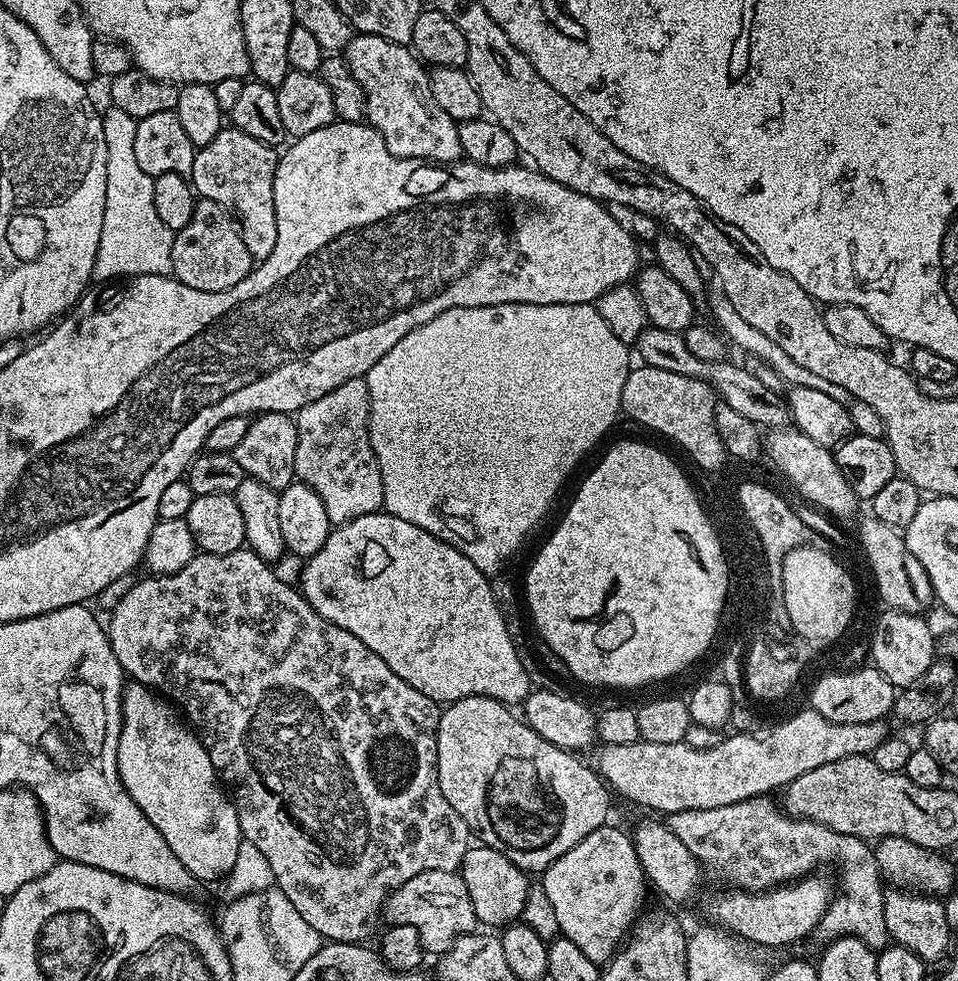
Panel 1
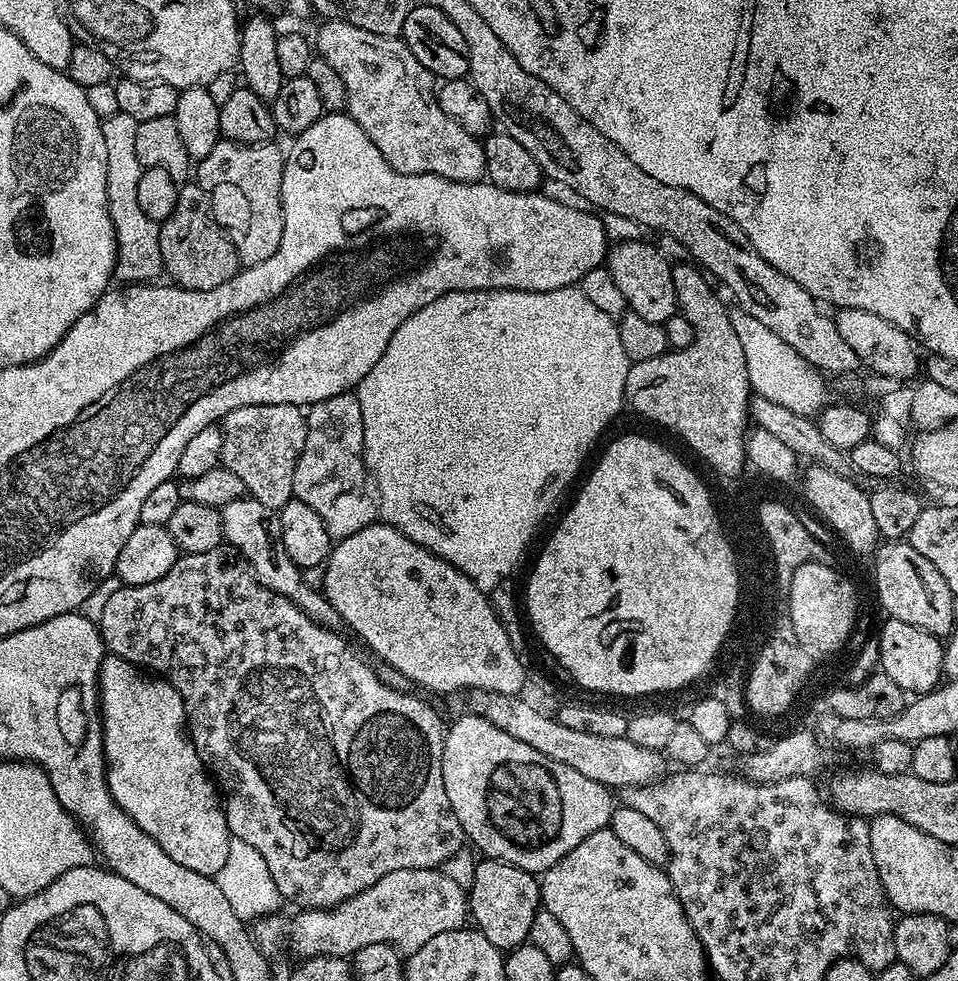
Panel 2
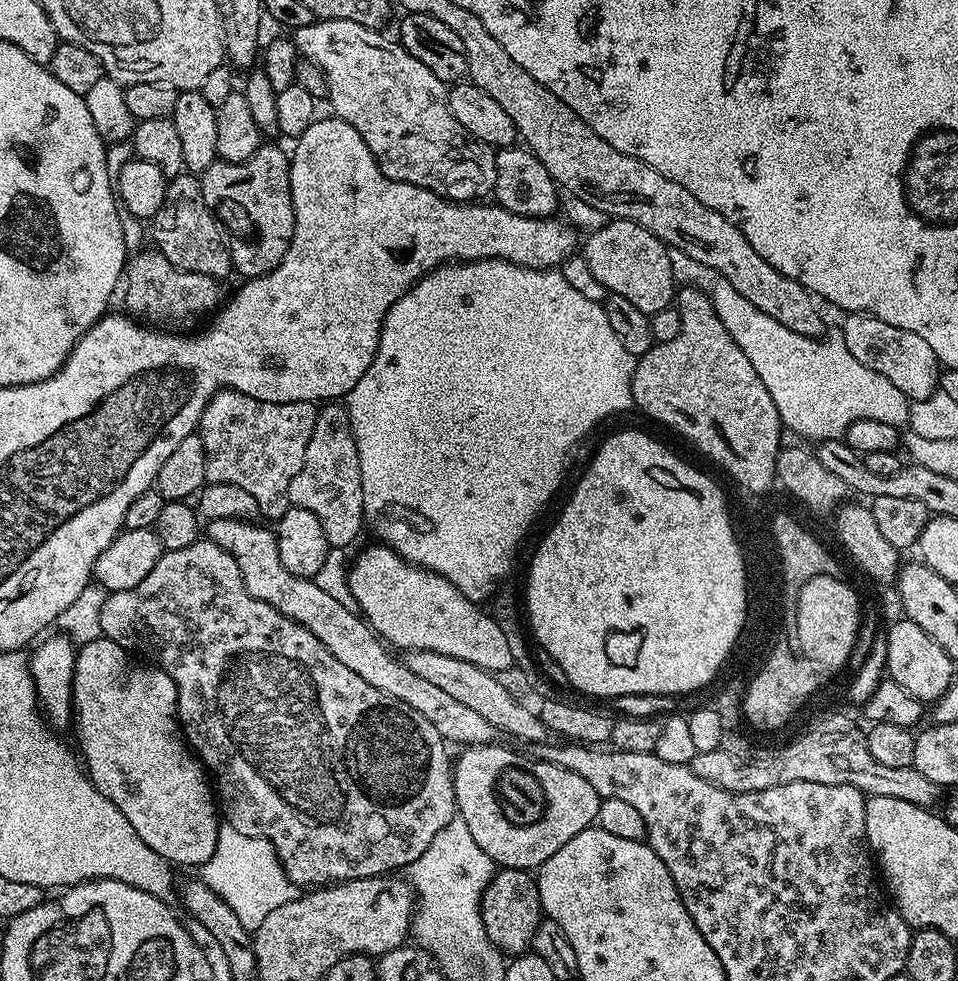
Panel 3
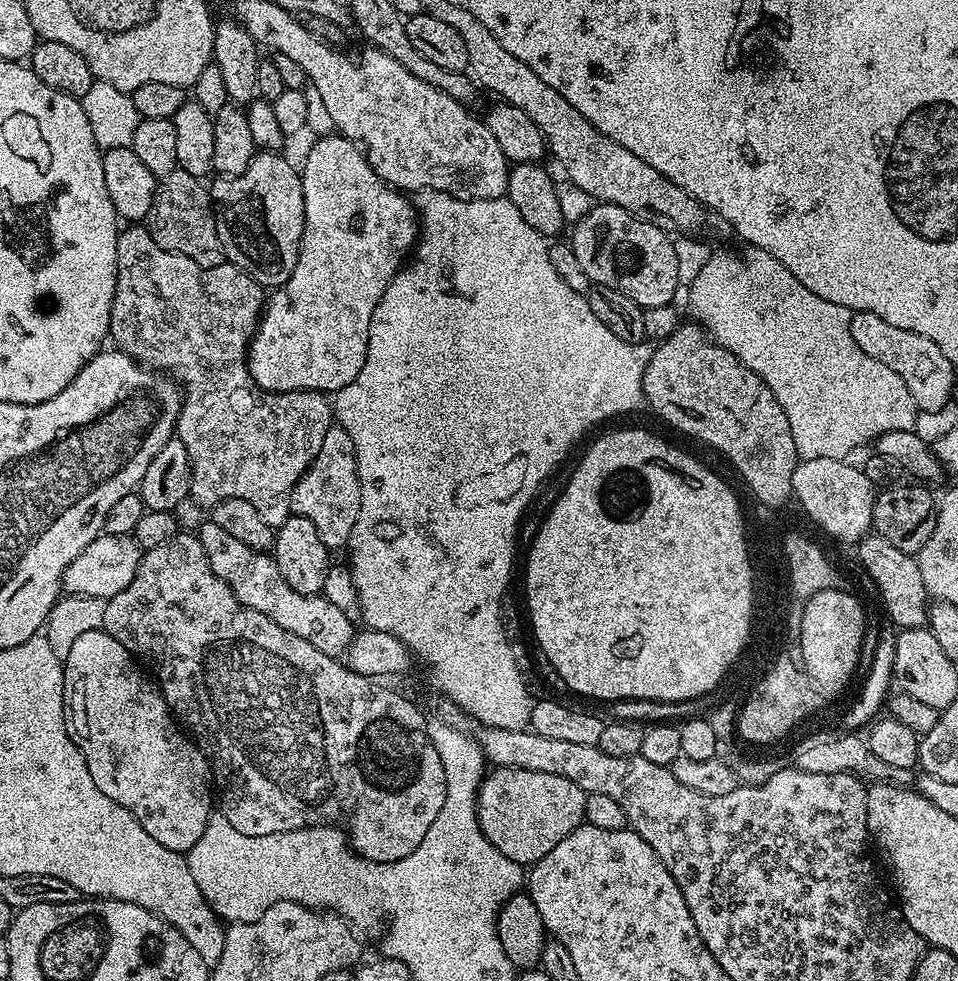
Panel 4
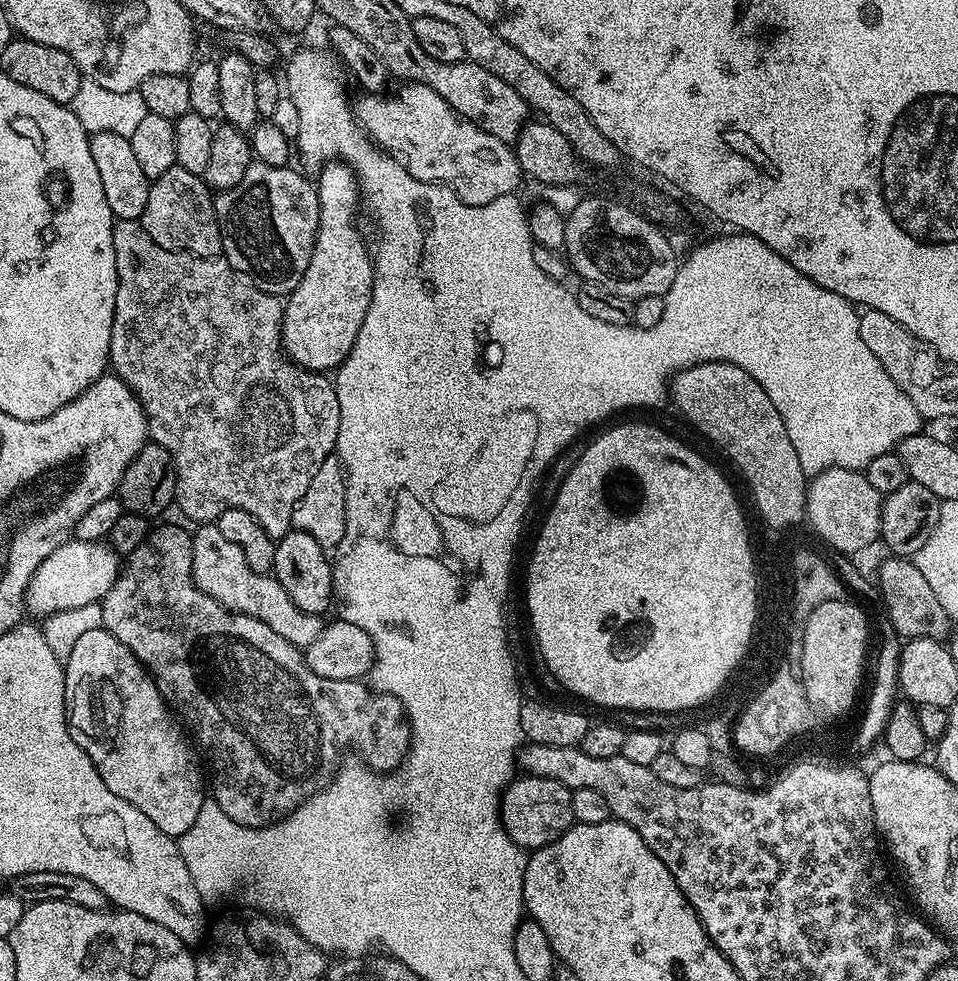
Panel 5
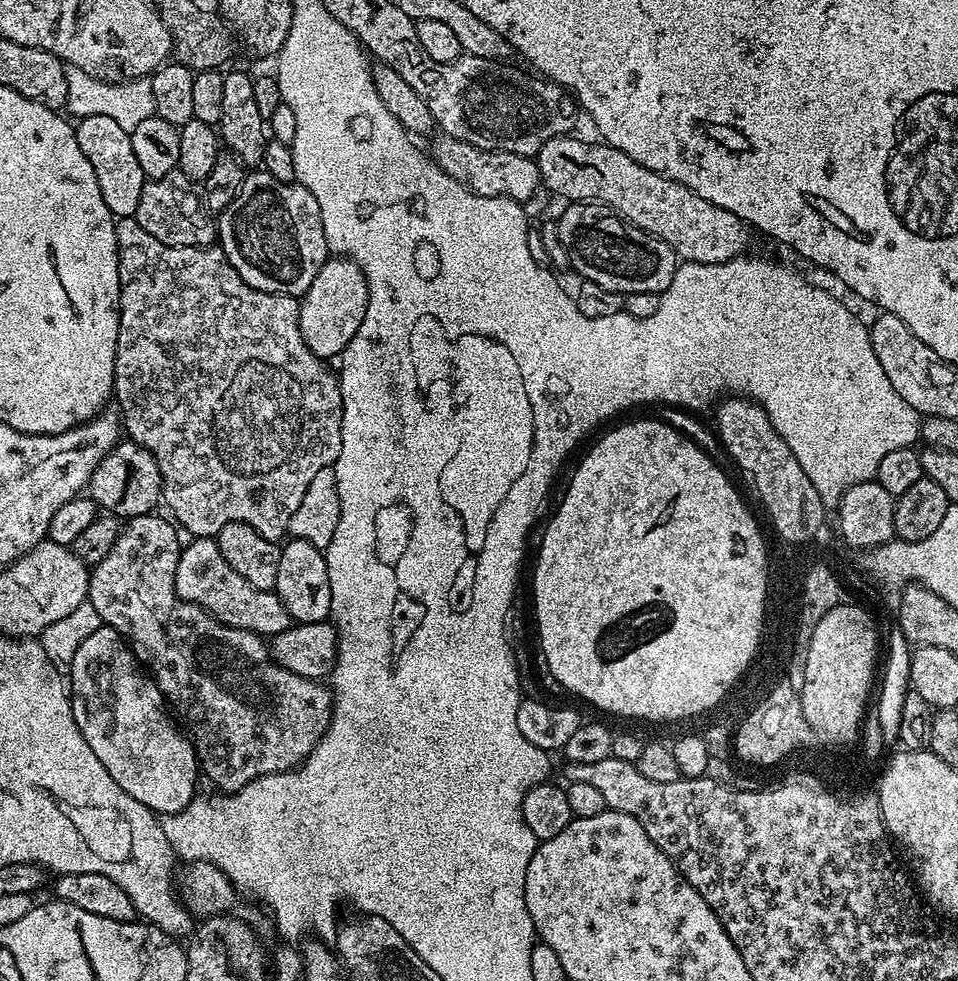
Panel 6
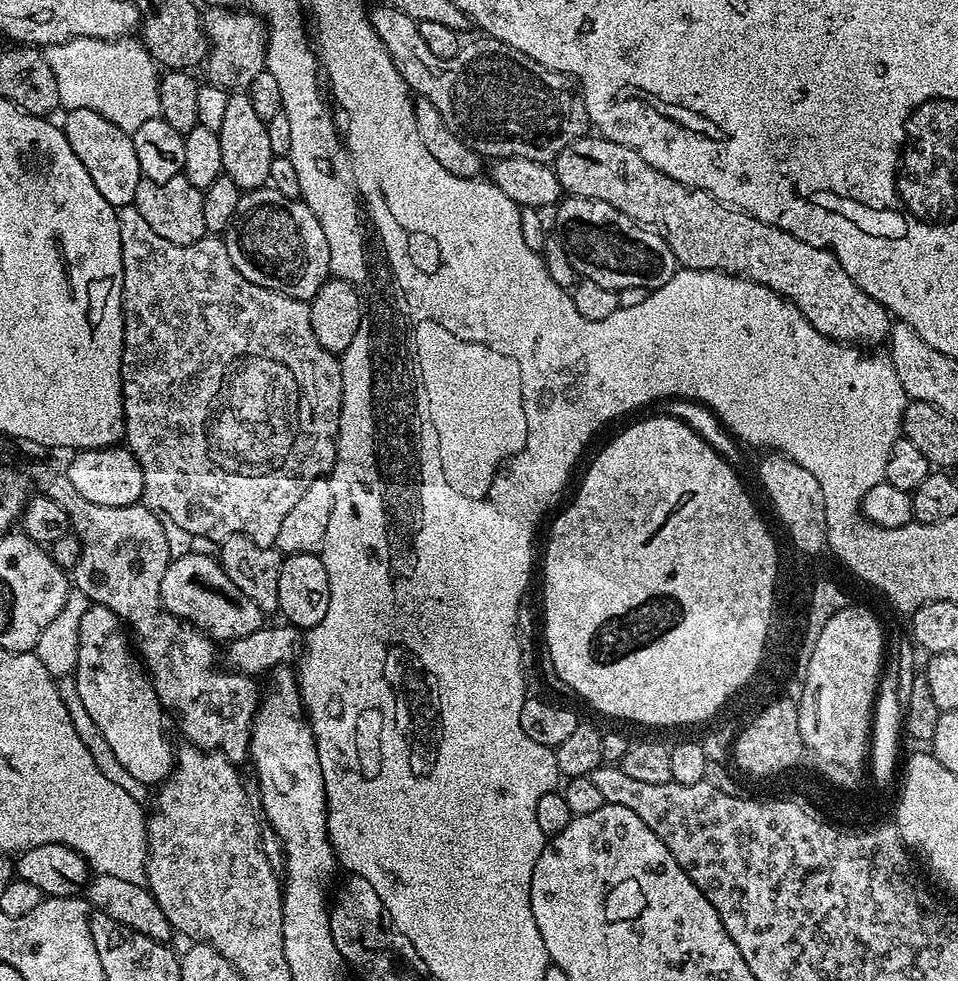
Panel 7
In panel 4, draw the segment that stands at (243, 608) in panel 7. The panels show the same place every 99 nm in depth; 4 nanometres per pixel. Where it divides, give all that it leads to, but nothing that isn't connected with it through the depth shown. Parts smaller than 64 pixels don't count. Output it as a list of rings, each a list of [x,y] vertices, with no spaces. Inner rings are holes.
[[[211,518],[205,519],[205,524],[198,529],[198,535],[202,542],[202,550],[206,550],[210,570],[214,570],[214,574],[218,574],[218,578],[222,578],[222,582],[226,582],[230,590],[234,590],[234,598],[238,598],[242,606],[250,606],[250,610],[258,610],[258,614],[266,614],[270,622],[278,622],[282,630],[290,634],[298,634],[298,638],[306,638],[306,642],[322,650],[322,654],[340,658],[347,653],[348,643],[354,635],[352,620],[334,601],[327,600],[327,595],[303,596],[298,594],[298,590],[293,590],[286,582],[286,578],[282,578],[275,559],[268,552],[259,552],[246,546],[246,542],[238,542],[238,538],[231,536],[227,530],[222,530],[222,526],[218,526]]]

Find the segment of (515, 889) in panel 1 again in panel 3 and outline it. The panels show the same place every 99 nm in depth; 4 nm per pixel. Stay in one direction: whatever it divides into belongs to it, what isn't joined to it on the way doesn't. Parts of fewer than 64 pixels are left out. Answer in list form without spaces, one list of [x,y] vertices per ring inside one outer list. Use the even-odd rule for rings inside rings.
[[[500,868],[484,892],[480,913],[490,942],[500,953],[508,958],[525,955],[542,919],[536,876],[523,868]]]

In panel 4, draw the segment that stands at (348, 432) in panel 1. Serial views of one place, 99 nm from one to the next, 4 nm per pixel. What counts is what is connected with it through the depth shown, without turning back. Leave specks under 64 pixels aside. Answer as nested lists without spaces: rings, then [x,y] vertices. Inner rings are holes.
[[[334,426],[326,430],[326,439],[318,449],[314,462],[310,462],[302,478],[298,478],[290,494],[290,510],[292,515],[309,520],[314,525],[314,530],[318,530],[318,538],[322,538],[330,550],[344,550],[348,547],[354,522],[358,522],[359,509],[360,479],[356,465],[356,447],[344,428]]]

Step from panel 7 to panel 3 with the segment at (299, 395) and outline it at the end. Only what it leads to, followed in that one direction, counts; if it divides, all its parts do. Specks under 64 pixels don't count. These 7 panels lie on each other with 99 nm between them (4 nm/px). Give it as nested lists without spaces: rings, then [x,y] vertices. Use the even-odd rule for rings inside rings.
[[[140,250],[137,251],[135,254],[129,255],[124,266],[124,271],[122,273],[122,296],[124,292],[124,304],[126,307],[129,308],[125,309],[127,309],[127,311],[131,313],[133,317],[144,318],[140,316],[149,316],[149,318],[152,320],[192,320],[195,318],[195,316],[202,315],[203,312],[208,312],[207,314],[215,313],[217,309],[219,309],[221,305],[225,303],[226,292],[224,296],[224,288],[222,285],[220,285],[223,283],[221,283],[221,281],[217,279],[217,277],[207,276],[206,274],[194,274],[193,272],[181,272],[180,269],[173,266],[173,264],[170,263],[170,261],[168,261],[168,259],[165,258],[165,256],[163,256],[160,251],[158,250],[151,250],[152,252],[144,252],[144,251],[145,250]],[[221,390],[212,397],[212,401],[204,407],[200,419],[198,434],[202,438],[202,446],[206,450],[206,481],[210,484],[230,482],[230,486],[242,486],[258,502],[261,517],[269,516],[272,522],[279,520],[289,508],[288,491],[290,482],[298,470],[302,470],[302,462],[306,458],[306,446],[314,434],[317,405],[313,402],[262,402],[258,398],[250,398],[241,392]]]

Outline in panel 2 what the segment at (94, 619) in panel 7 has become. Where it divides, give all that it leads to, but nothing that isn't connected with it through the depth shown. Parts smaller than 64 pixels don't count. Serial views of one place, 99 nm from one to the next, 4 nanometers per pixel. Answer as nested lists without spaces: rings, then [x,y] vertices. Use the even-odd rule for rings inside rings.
[[[105,655],[100,667],[100,720],[104,723],[108,789],[118,806],[139,828],[146,830],[146,834],[150,834],[150,838],[154,838],[154,842],[174,858],[174,862],[187,866],[189,870],[198,870],[198,874],[216,877],[226,863],[234,837],[228,830],[221,793],[198,750],[192,745],[184,703],[176,687],[169,680],[149,674],[120,656]]]

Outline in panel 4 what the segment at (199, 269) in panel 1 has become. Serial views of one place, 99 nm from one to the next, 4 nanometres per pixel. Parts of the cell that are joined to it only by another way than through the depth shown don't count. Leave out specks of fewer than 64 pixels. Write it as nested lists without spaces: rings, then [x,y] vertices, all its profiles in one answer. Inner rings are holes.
[[[179,170],[157,183],[154,202],[146,221],[148,233],[162,246],[162,250],[194,258],[198,266],[218,266],[225,263],[224,244],[216,229],[216,214],[205,181],[194,174]]]

